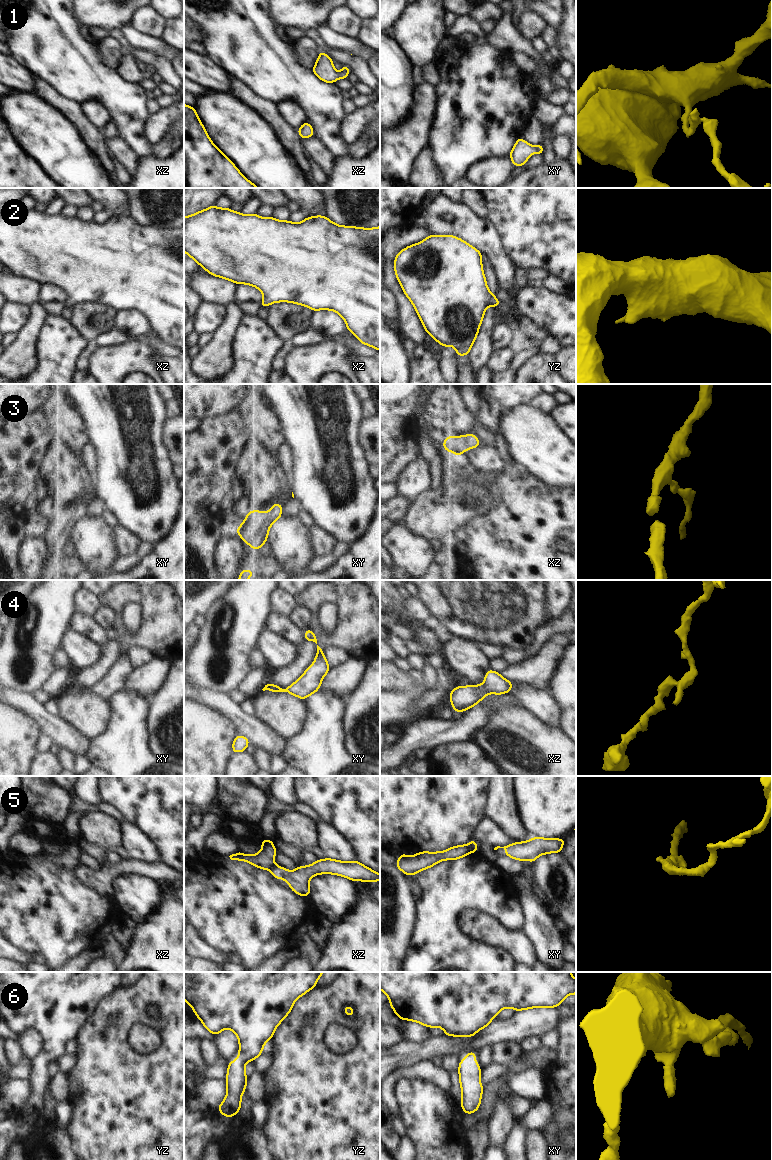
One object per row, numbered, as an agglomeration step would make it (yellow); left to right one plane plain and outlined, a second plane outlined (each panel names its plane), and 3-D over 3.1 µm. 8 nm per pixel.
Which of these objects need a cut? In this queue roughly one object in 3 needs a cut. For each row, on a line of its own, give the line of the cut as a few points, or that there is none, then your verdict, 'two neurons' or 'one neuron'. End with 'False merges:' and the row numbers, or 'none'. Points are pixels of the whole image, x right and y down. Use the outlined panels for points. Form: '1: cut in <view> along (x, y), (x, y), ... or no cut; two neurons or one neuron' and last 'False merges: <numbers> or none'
1: no cut; one neuron
2: no cut; one neuron
3: no cut; one neuron
4: no cut; one neuron
5: cut in xy along (467, 845), (471, 851); two neurons
6: no cut; one neuron
False merges: 5

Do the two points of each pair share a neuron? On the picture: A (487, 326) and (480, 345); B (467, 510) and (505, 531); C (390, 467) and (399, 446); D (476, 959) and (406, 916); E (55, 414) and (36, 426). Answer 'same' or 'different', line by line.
A: same
B: different
C: same
D: different
E: different

